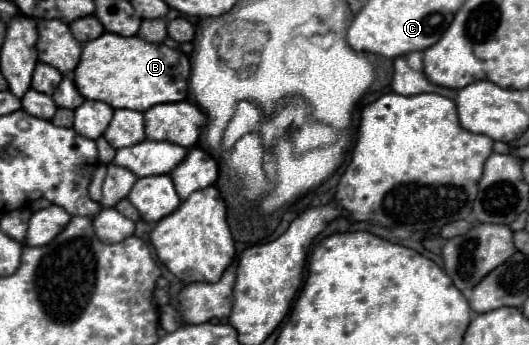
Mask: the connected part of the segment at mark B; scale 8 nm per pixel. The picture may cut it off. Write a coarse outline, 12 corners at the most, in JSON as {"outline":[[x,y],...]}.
{"outline":[[104,32],[82,46],[86,100],[146,112],[188,96],[190,60]]}

